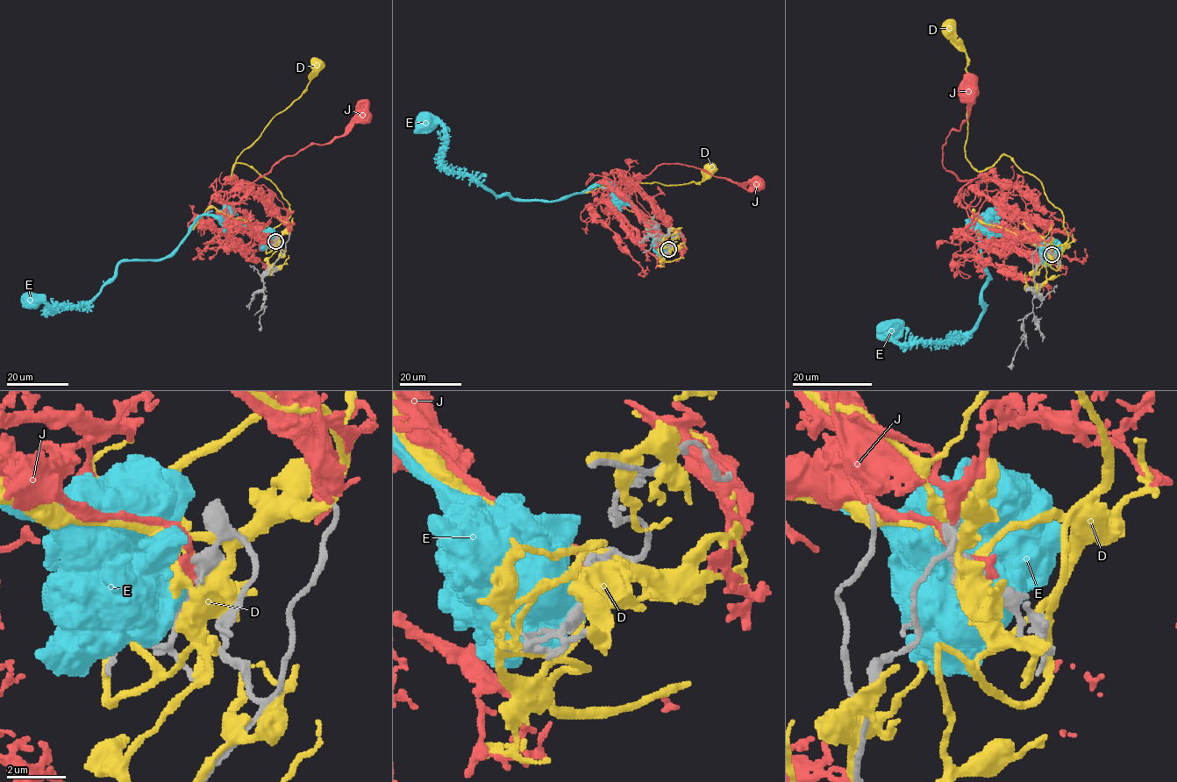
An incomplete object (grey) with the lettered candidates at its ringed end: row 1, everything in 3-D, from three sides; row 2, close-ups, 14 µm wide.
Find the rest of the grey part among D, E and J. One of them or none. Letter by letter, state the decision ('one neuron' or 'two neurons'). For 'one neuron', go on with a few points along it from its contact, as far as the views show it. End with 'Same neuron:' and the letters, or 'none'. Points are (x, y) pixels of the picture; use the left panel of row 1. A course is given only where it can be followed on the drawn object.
D: two neurons
E: two neurons
J: one neuron; course (275, 239), (233, 222), (222, 210), (228, 218), (247, 189), (245, 183), (309, 145), (331, 144), (363, 117)
Same neuron: J

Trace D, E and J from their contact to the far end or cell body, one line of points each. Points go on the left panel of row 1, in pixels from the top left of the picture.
D: (277, 238), (271, 231), (289, 216), (289, 204), (255, 170), (236, 163), (231, 171), (299, 96), (318, 62)
E: (274, 243), (248, 228), (203, 215), (170, 254), (156, 259), (124, 259), (91, 300), (50, 310), (32, 300)
J: (275, 239), (233, 222), (222, 210), (228, 218), (247, 189), (245, 183), (309, 145), (331, 144), (363, 117)

